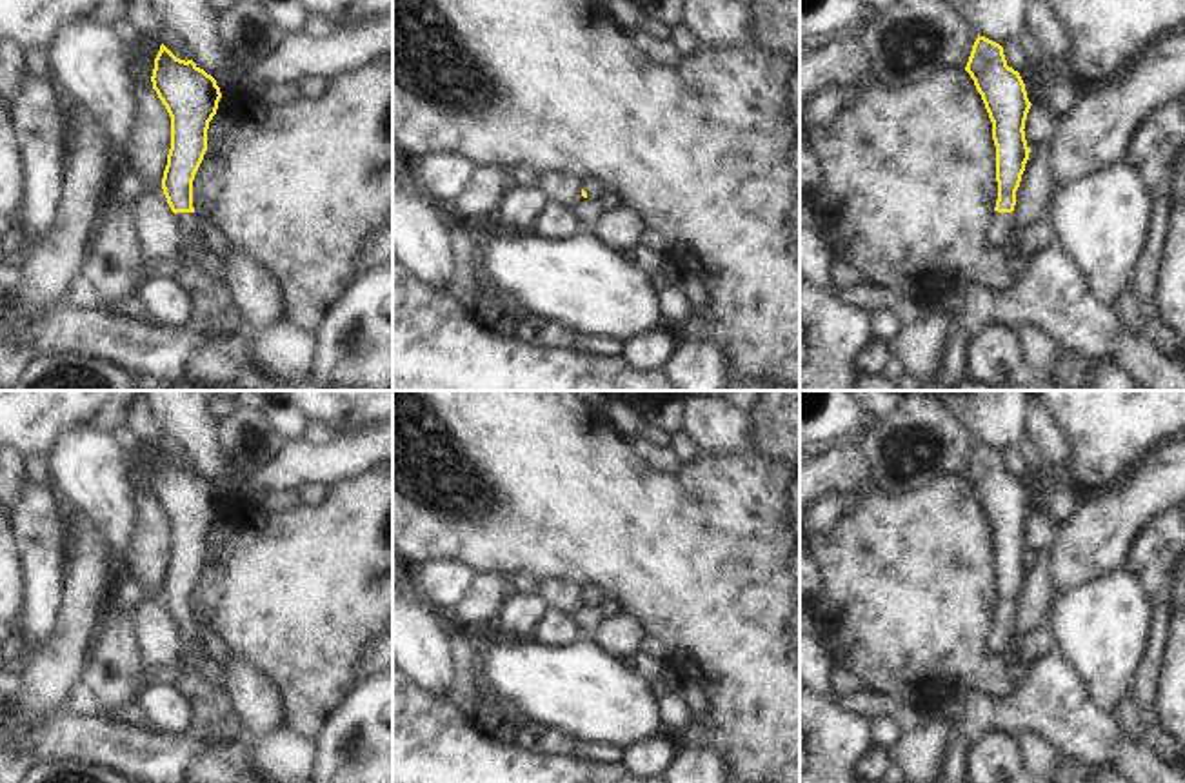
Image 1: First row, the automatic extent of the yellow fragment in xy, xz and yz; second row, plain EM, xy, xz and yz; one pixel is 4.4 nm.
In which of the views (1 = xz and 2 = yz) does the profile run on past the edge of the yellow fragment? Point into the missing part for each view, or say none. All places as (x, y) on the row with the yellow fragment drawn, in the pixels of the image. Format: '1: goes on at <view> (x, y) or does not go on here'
1: goes on at xz (591, 186)
2: goes on at yz (1002, 224)

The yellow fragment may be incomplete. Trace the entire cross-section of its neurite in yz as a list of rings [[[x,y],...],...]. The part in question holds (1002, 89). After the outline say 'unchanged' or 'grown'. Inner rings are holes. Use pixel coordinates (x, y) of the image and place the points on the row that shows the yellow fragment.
[[[978,35],[965,71],[981,94],[996,145],[998,200],[985,240],[992,251],[1007,249],[1018,211],[1016,191],[1031,153],[1023,129],[1032,104],[1020,73],[1007,65],[1003,47],[985,36]]]; grown

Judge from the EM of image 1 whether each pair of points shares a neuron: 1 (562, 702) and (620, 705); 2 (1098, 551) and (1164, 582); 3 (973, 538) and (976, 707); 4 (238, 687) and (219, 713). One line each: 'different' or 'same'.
1: same
2: different
3: different
4: different

